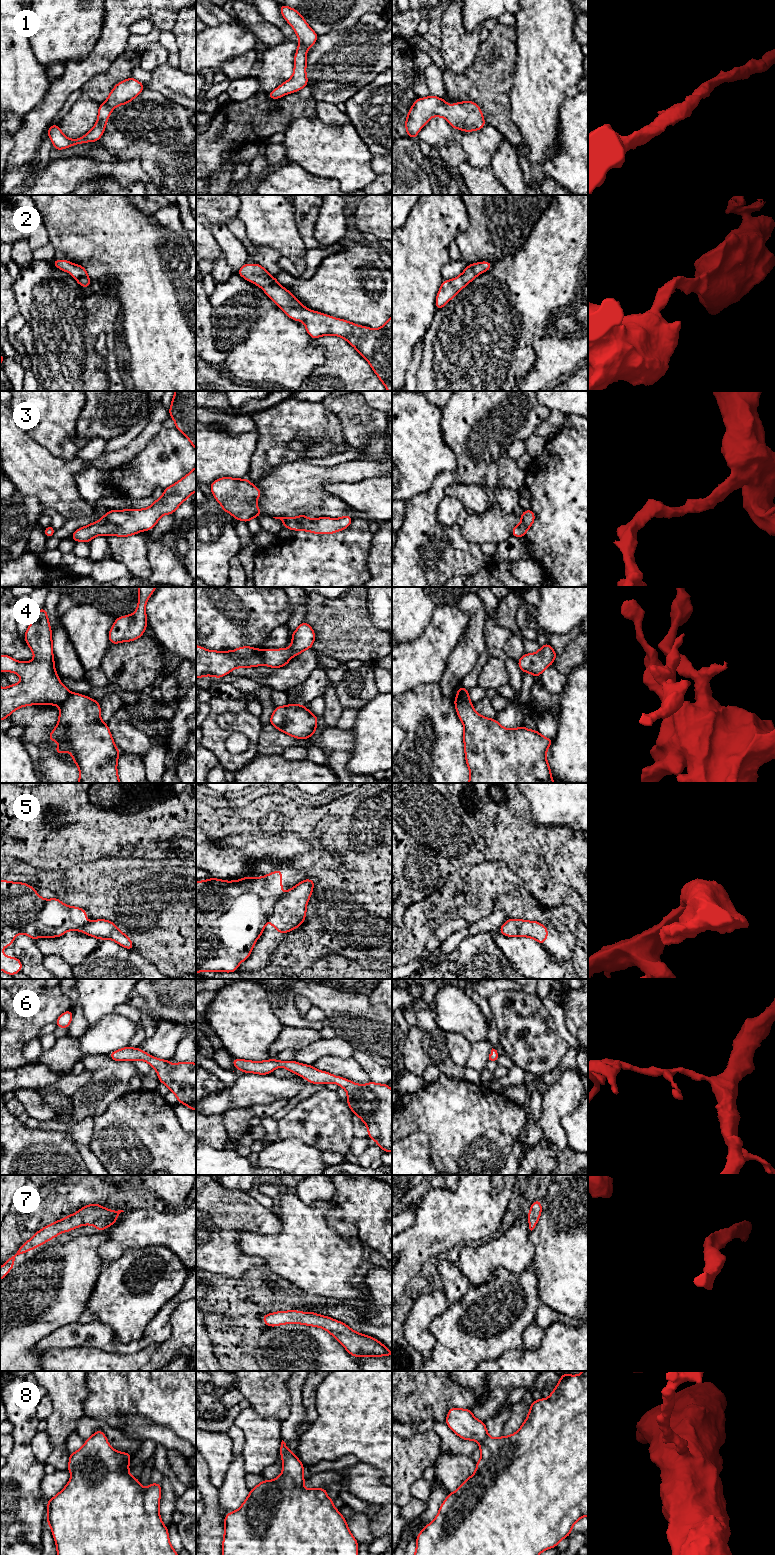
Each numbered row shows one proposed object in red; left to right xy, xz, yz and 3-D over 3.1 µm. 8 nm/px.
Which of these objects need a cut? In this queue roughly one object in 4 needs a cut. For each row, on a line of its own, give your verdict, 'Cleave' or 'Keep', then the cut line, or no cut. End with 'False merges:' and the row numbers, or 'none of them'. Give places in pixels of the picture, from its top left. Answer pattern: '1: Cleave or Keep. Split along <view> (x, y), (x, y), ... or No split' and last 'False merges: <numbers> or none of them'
1: Keep. No split
2: Keep. No split
3: Keep. No split
4: Cleave. Split along xz (260, 650), (262, 663)
5: Cleave. Split along xz (283, 894), (269, 916)
6: Keep. No split
7: Keep. No split
8: Keep. No split
False merges: 4, 5

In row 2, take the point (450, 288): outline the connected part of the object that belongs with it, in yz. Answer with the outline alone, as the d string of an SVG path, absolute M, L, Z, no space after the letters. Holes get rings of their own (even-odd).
M488 261L468 264L467 268L458 277L444 280L436 295L436 310L442 309L467 284L473 281L479 274L490 270L491 267L492 262Z

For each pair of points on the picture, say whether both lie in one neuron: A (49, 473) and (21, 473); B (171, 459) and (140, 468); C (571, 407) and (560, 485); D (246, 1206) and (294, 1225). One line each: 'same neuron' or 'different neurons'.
A: same neuron
B: same neuron
C: different neurons
D: different neurons

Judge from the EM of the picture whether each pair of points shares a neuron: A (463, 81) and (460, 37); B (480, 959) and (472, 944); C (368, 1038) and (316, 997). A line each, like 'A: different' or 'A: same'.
A: different
B: same
C: same

